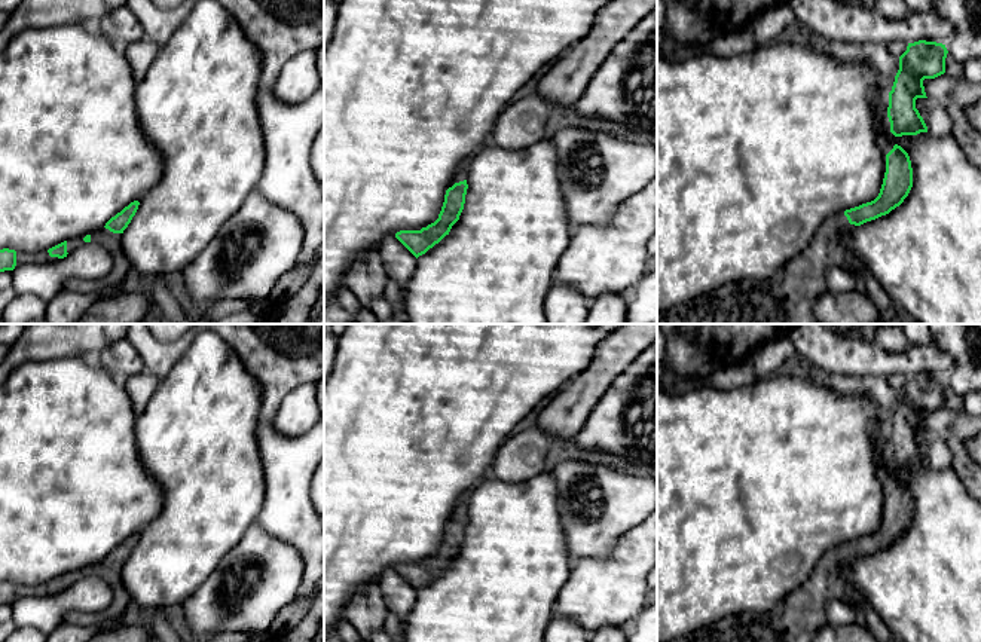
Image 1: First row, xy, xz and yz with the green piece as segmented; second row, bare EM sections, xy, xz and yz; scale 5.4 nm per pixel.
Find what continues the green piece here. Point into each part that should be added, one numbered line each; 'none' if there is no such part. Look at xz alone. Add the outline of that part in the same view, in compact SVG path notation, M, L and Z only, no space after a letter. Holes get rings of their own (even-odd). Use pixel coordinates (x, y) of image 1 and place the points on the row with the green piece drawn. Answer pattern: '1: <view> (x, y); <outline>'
1: xz (461, 173); M471 158L461 162L459 168L456 169L456 172L455 172L455 175L453 175L452 181L450 181L450 187L455 183L467 180L467 166L468 166L470 160L471 160Z

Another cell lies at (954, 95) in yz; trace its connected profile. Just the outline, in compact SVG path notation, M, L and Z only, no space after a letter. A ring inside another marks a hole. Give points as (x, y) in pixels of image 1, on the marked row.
M947 73L923 80L929 101L941 106L951 117L953 135L969 162L981 169L981 132L966 119L965 110L981 100L981 83L965 77L954 79Z

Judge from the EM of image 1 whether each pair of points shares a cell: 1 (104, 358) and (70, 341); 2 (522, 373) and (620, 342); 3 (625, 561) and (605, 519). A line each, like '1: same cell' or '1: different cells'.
1: different cells
2: different cells
3: different cells

